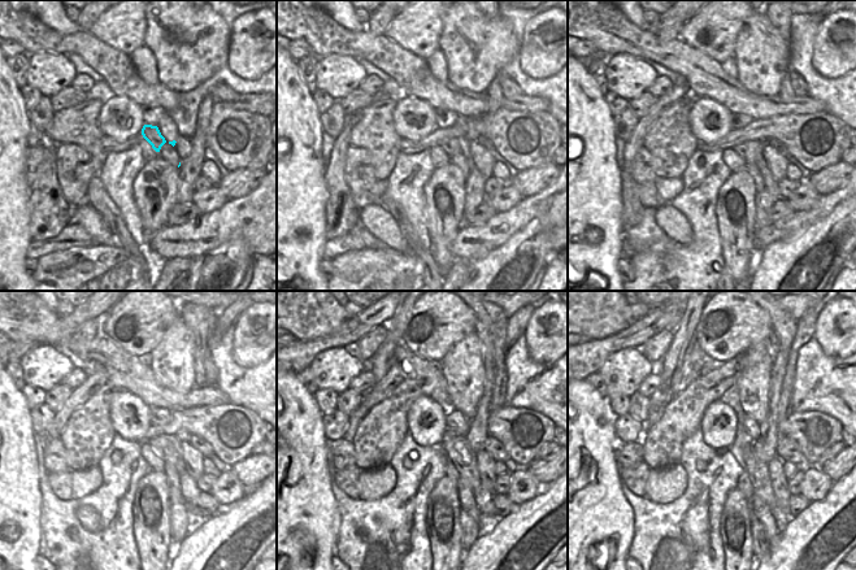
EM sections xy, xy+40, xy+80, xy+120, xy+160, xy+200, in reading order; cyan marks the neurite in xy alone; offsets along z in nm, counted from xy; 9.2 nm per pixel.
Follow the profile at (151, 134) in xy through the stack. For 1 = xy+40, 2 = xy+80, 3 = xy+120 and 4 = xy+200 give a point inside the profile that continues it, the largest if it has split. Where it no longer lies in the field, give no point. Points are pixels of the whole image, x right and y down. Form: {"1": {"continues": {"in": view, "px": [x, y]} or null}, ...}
{"1": {"continues": {"in": "xy+40", "px": [453, 147]}}, "2": {"continues": {"in": "xy+80", "px": [752, 152]}}, "3": {"continues": {"in": "xy+120", "px": [166, 447]}}, "4": {"continues": {"in": "xy+200", "px": [757, 470]}}}

